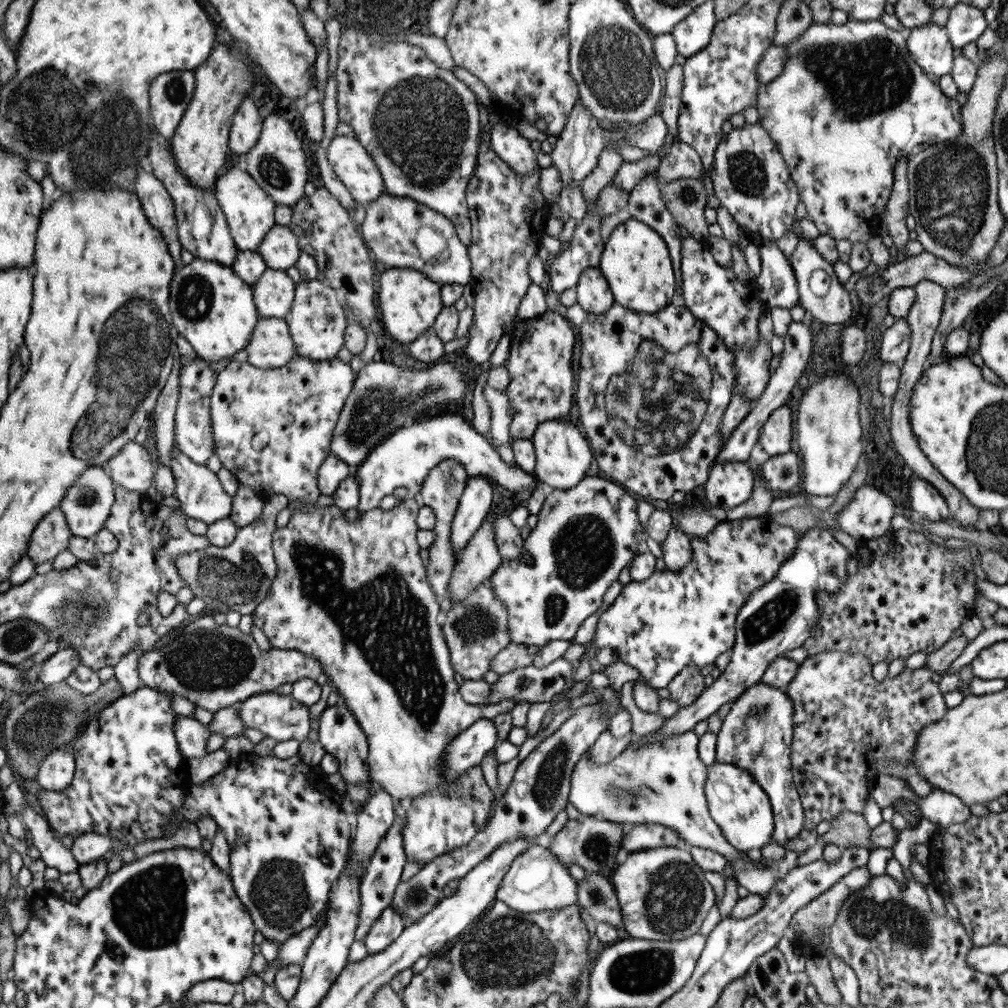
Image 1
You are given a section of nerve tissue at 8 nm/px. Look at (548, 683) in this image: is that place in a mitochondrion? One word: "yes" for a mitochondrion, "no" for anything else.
no

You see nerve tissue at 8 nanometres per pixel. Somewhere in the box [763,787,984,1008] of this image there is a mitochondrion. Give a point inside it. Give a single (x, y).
(869, 918)

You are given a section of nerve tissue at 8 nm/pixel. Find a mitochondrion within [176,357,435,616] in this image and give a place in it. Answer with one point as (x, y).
(375, 410)

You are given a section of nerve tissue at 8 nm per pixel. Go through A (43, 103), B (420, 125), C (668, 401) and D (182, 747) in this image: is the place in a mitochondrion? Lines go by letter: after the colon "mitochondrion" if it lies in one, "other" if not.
A: mitochondrion
B: mitochondrion
C: mitochondrion
D: other

